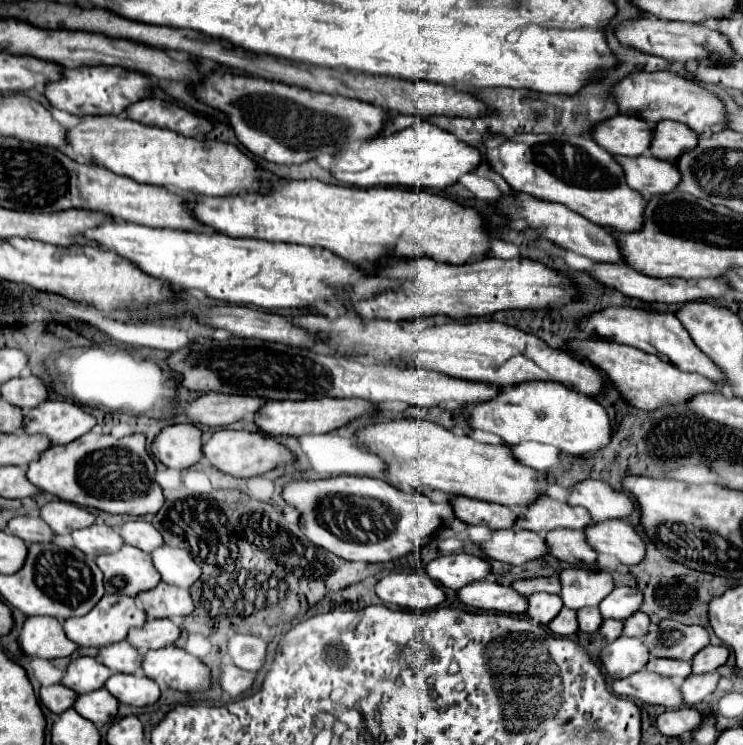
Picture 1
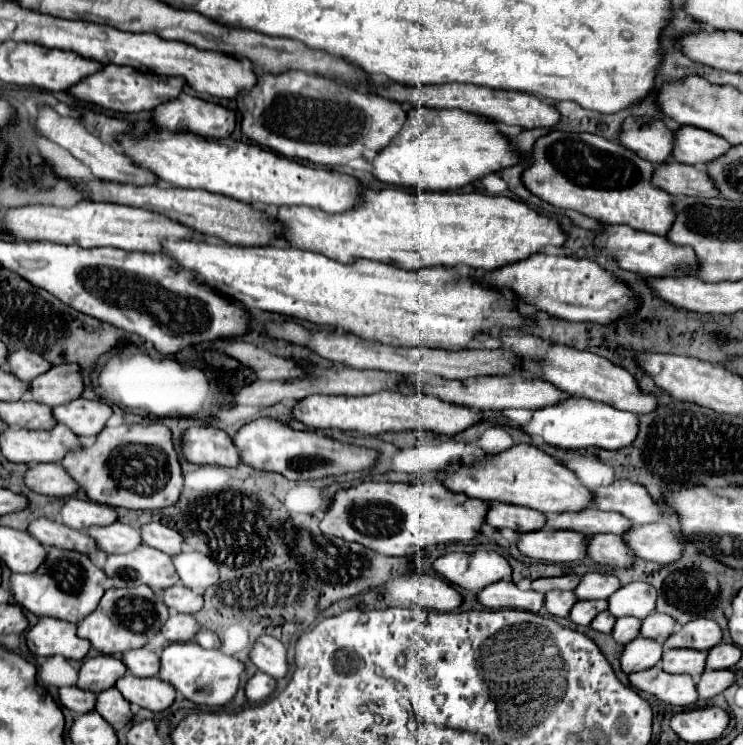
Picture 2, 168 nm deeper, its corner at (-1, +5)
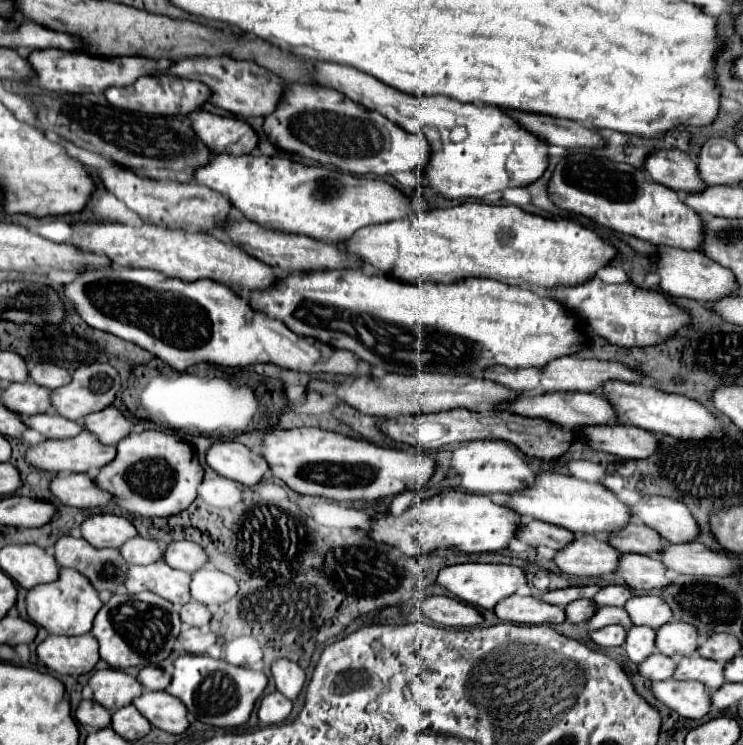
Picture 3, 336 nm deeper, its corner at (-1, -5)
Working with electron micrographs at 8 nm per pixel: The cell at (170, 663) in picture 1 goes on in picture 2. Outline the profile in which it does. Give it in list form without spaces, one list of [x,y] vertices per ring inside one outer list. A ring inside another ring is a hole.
[[[175,642],[161,652],[159,678],[169,682],[179,694],[183,694],[187,700],[195,704],[205,704],[205,706],[227,704],[239,688],[241,674],[243,674],[243,664],[239,660],[219,650],[205,650],[193,642]]]

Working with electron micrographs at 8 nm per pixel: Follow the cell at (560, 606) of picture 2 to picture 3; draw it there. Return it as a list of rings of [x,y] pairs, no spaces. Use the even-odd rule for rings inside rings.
[[[577,600],[577,602],[571,602],[565,612],[567,612],[569,622],[581,624],[581,622],[593,618],[593,614],[597,612],[597,604],[593,600]]]

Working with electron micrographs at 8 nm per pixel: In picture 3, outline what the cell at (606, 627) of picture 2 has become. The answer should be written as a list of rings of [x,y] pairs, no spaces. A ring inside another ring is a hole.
[[[605,626],[601,630],[591,632],[591,640],[601,648],[623,646],[625,638],[627,638],[627,630],[623,626]]]

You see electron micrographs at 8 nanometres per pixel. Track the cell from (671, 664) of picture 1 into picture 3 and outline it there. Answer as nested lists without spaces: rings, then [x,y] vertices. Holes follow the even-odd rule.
[[[693,654],[693,656],[681,658],[673,678],[675,680],[697,680],[697,682],[703,682],[709,690],[719,690],[721,684],[725,684],[723,666],[725,664],[721,662],[713,662],[713,660]]]

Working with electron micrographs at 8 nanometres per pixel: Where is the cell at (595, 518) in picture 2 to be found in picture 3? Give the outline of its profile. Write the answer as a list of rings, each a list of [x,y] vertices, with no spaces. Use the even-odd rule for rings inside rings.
[[[627,524],[623,530],[609,534],[611,546],[621,550],[623,554],[635,552],[635,554],[659,554],[665,546],[665,540],[651,530],[645,524]]]

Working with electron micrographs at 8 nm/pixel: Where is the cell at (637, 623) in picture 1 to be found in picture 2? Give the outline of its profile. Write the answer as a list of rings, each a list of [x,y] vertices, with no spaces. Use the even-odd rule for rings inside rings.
[[[651,612],[647,618],[641,620],[641,636],[645,638],[667,638],[673,632],[673,618],[667,614],[659,614],[659,612]]]

